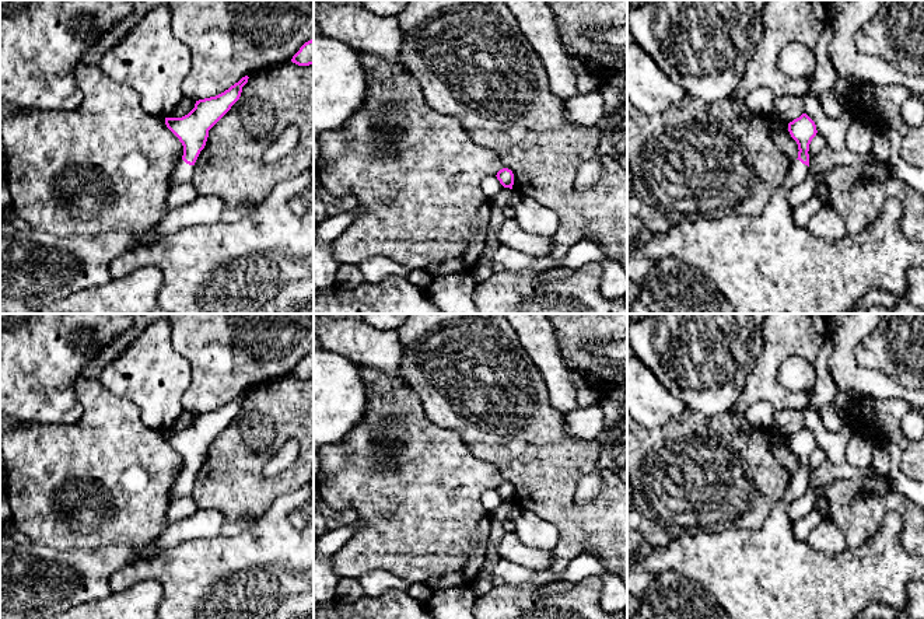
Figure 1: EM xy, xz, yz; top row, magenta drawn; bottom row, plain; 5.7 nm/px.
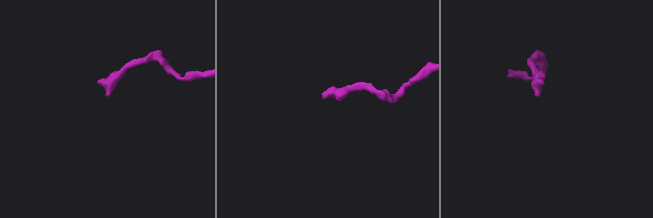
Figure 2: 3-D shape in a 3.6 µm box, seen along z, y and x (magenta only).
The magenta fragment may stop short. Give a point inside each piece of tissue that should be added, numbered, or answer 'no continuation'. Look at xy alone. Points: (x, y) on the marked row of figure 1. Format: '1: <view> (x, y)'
1: xy (182, 172)

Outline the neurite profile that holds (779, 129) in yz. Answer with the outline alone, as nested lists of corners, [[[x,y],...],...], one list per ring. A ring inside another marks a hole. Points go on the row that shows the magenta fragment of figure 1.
[[[776,113],[764,116],[770,127],[774,144],[791,160],[798,158],[798,144],[788,132],[788,123],[783,122]]]

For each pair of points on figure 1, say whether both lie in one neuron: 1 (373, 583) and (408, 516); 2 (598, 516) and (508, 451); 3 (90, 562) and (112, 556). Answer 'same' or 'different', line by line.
1: different
2: same
3: same

